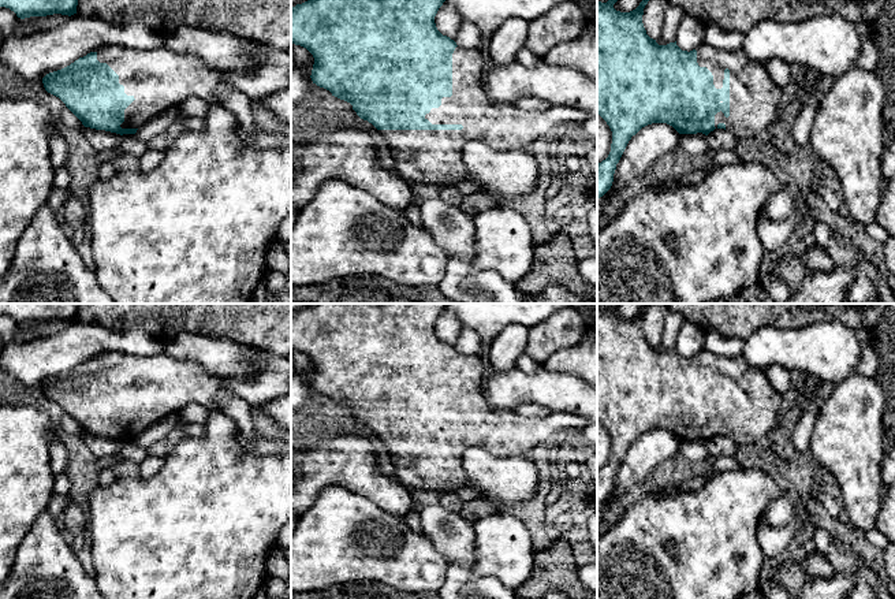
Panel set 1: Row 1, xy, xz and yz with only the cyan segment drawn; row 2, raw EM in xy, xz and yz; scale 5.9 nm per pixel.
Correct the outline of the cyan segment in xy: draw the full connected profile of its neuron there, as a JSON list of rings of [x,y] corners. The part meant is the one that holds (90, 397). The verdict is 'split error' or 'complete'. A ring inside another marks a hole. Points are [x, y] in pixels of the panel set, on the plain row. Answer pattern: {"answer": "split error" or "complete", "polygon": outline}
{"answer": "split error", "polygon": [[[105,353],[79,364],[70,372],[49,379],[42,384],[48,399],[59,403],[85,434],[116,440],[135,440],[137,436],[159,420],[178,413],[189,403],[198,403],[208,410],[223,410],[217,392],[224,388],[231,397],[246,401],[250,406],[266,403],[291,391],[291,360],[273,353],[257,356],[260,373],[254,380],[242,382],[210,373],[191,360],[172,358],[167,353],[133,356]]]}

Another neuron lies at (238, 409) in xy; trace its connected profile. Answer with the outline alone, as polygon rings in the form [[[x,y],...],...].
[[[224,388],[217,392],[217,401],[223,412],[236,423],[239,432],[253,444],[257,431],[251,420],[251,406],[240,398],[228,395]]]

